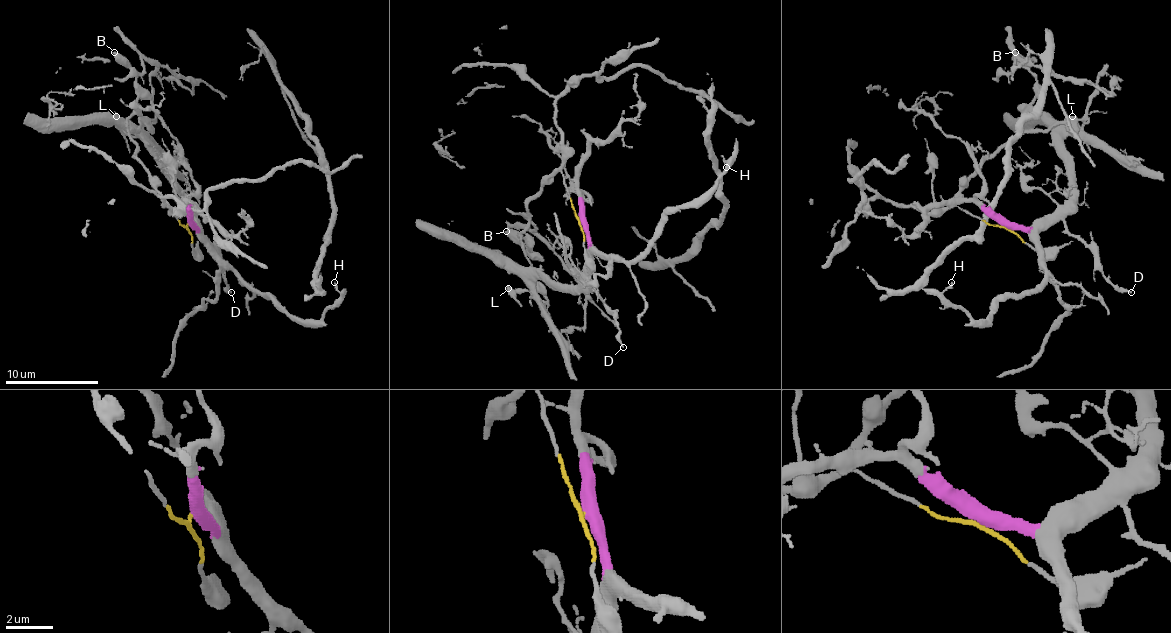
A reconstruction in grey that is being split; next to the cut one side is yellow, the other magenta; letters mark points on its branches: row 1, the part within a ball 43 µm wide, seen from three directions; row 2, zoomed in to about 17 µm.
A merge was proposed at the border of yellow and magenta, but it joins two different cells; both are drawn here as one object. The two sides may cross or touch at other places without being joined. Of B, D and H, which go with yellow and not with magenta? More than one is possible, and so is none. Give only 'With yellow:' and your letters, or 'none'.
With yellow: B

